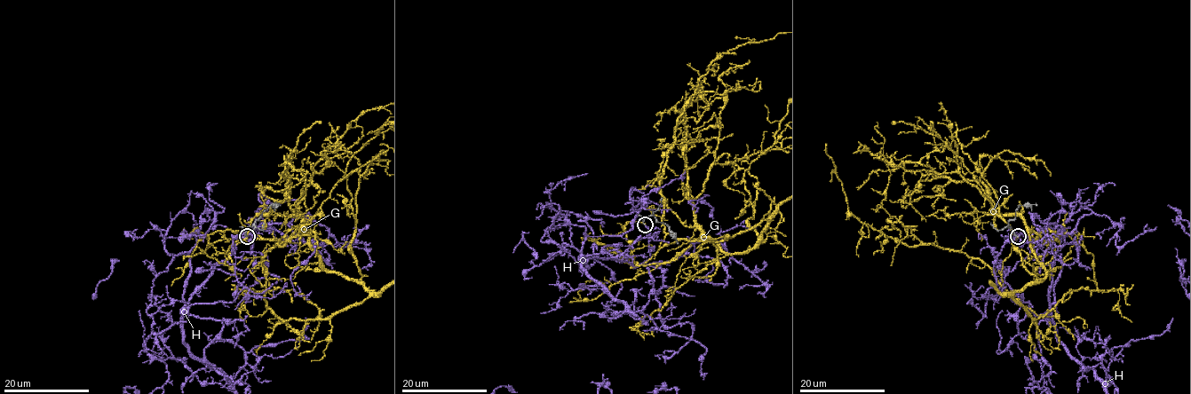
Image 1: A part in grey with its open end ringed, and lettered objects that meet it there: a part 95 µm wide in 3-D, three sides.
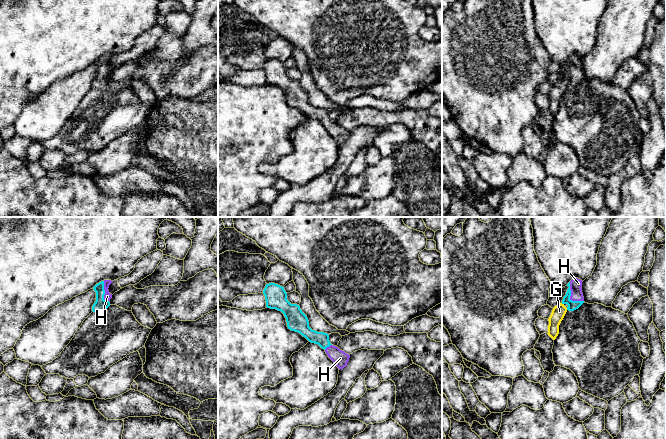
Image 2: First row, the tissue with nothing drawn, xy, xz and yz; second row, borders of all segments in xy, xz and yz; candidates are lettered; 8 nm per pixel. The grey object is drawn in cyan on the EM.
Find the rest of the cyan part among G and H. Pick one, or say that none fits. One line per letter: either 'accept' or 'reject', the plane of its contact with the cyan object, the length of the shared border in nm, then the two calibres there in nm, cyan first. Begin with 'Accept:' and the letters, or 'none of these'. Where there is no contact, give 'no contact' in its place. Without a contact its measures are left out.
Accept: H
G: reject | no contact
H: accept | yz | 200 nm | 80/100 nm

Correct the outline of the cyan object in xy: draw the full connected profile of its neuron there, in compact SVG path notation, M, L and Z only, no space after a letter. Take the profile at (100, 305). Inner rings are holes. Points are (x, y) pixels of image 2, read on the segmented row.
M104 280L96 284L93 289L96 292L96 301L92 306L92 311L97 313L103 313L110 306L110 299L112 298L112 294L109 293L109 285L113 281Z

